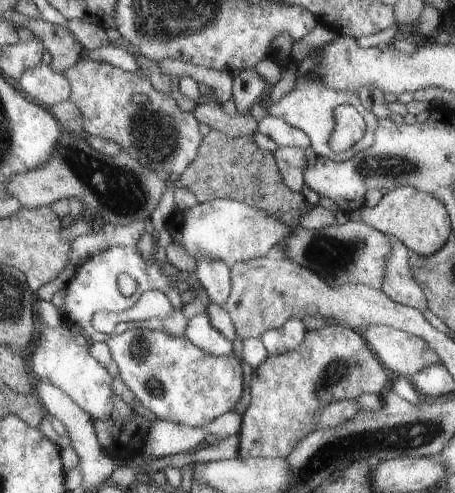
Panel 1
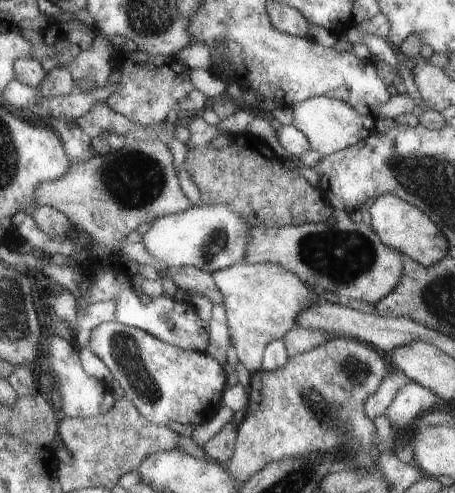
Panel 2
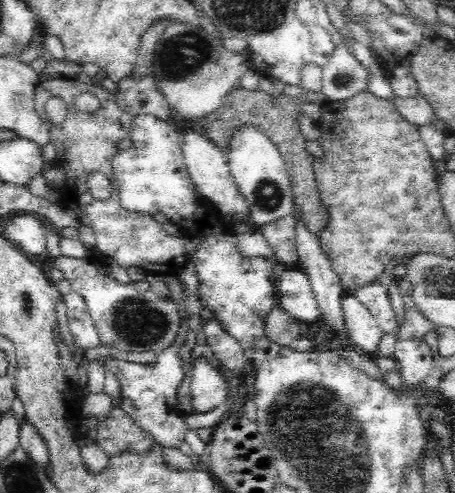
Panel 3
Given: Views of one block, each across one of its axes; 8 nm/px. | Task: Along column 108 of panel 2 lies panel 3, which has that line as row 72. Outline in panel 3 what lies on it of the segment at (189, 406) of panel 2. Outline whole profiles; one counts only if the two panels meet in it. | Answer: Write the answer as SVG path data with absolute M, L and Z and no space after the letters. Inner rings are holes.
M342 44L322 62L322 94L328 102L342 102L356 94L368 92L368 70L360 60Z

